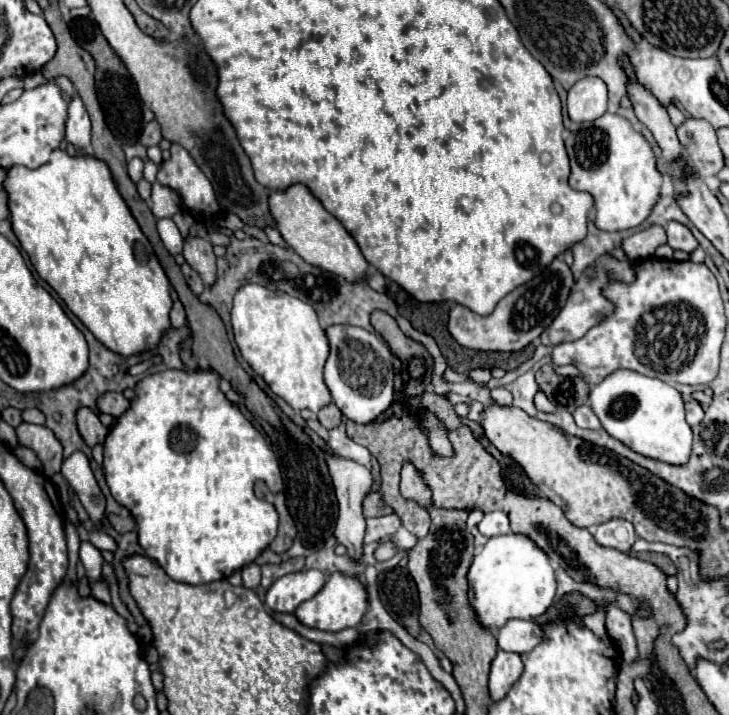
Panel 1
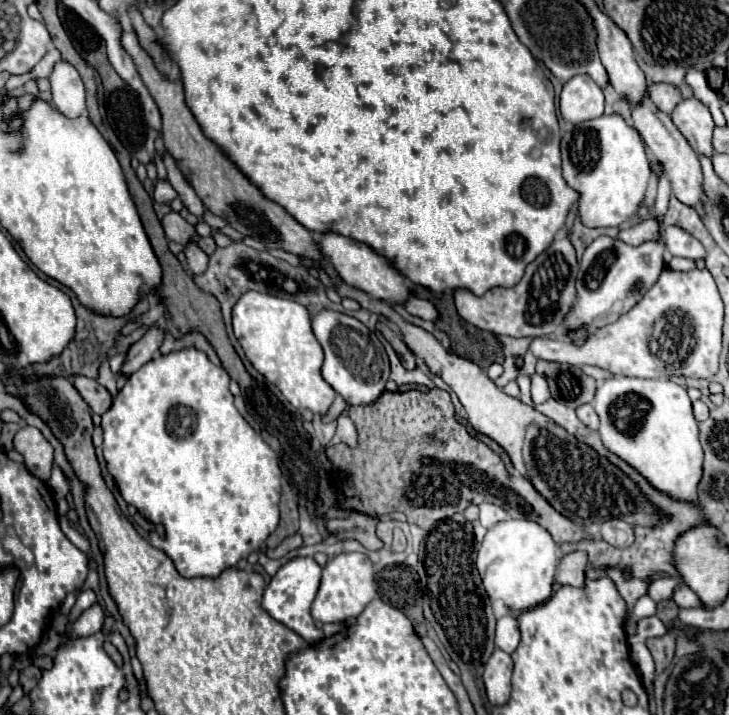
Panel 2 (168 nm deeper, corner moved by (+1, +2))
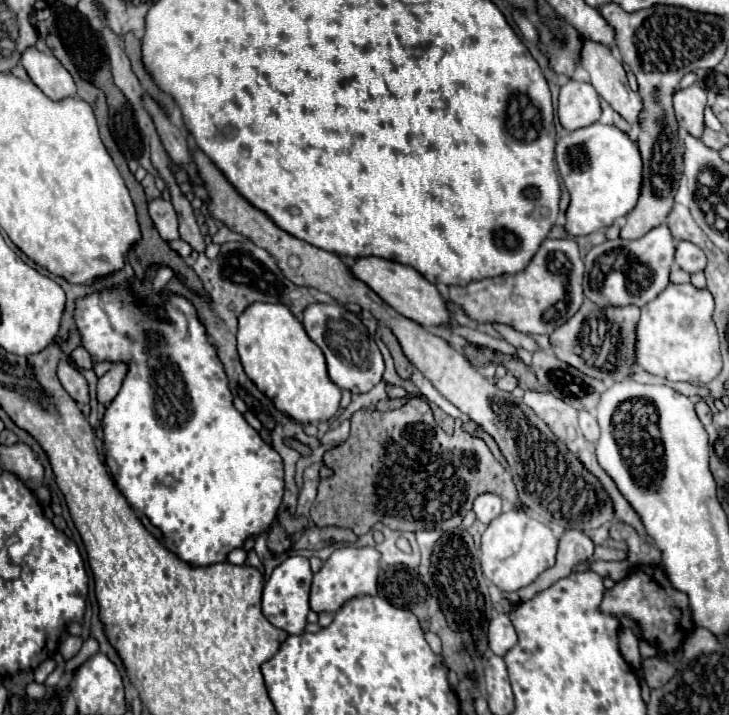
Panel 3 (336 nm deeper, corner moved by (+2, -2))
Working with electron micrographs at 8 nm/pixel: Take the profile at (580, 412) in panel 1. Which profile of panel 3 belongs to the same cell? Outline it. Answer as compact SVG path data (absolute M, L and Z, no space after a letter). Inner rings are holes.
M586 410L580 412L580 430L582 430L582 434L584 434L590 442L596 442L596 440L598 440L600 428L598 428L598 422L596 422L594 414L590 414L590 412L586 412Z

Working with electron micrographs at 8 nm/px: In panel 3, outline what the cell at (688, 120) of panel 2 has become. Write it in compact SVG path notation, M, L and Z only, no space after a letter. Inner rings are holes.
M692 84L686 90L674 92L674 112L680 128L684 128L694 138L702 136L704 130L704 108L706 108L706 92Z

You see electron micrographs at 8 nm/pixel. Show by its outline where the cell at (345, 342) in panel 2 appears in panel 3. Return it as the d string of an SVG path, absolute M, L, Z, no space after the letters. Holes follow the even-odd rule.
M312 304L304 310L302 324L312 342L322 348L328 364L328 376L338 388L350 390L352 394L364 394L382 380L382 354L358 316L346 318L346 310L338 304Z

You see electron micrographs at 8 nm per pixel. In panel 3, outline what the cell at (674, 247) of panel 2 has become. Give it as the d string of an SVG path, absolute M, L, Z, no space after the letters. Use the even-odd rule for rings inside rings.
M682 240L682 242L676 244L676 264L678 264L682 270L694 274L694 272L698 272L698 270L704 270L704 266L706 266L706 256L704 256L704 252L702 252L696 244Z

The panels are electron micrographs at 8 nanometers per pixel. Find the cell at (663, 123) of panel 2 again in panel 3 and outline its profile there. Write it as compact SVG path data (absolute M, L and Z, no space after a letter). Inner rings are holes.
M584 40L580 66L590 74L596 92L632 126L640 122L642 98L628 86L626 70L606 46Z

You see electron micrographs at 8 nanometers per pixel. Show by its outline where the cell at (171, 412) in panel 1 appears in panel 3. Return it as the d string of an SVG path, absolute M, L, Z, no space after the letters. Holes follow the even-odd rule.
M126 286L118 288L118 290L108 290L102 294L92 294L86 298L80 298L76 302L76 324L78 324L78 332L82 334L84 340L84 348L90 352L94 362L102 362L102 360L110 360L110 362L128 362L128 374L122 382L122 388L118 392L118 396L108 404L104 418L102 418L102 430L104 430L104 456L106 456L106 466L110 468L120 492L124 494L124 498L128 500L128 504L134 510L140 510L142 514L146 514L150 518L150 522L160 528L162 536L164 536L164 546L174 552L180 560L184 560L186 564L194 566L194 568L204 568L204 566L212 566L218 562L226 562L228 554L236 548L242 548L244 542L248 538L256 538L260 534L264 534L270 524L276 518L276 512L282 504L282 494L284 494L284 472L282 472L282 458L280 454L266 444L258 432L244 420L244 416L234 408L232 404L232 392L228 388L226 382L226 374L224 368L216 356L216 350L204 330L204 326L198 322L196 310L194 306L178 296L170 296L166 302L166 310L170 316L170 322L160 322L150 306L142 306L136 308L134 306L134 298L130 294L130 290Z

